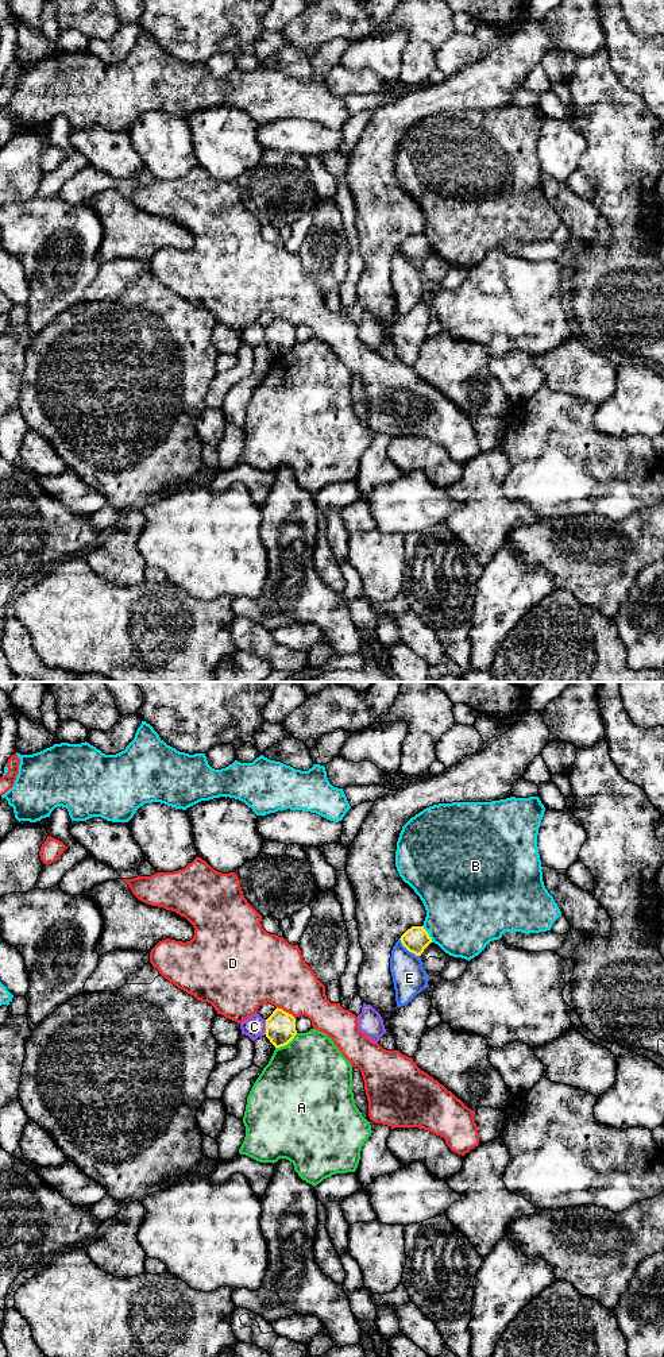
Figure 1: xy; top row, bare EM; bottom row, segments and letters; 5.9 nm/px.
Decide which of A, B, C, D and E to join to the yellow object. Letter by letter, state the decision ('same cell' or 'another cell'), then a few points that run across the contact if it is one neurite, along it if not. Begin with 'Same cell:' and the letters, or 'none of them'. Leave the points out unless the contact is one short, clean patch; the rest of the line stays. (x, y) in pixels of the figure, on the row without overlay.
Same cell: none of them
A: another cell
B: another cell
C: another cell; line xy (266, 328), (266, 339), (263, 342)
D: another cell
E: another cell; line xy (398, 247), (409, 259), (419, 265)

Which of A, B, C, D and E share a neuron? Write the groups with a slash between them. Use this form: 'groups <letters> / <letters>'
groups A E / B / C / D

